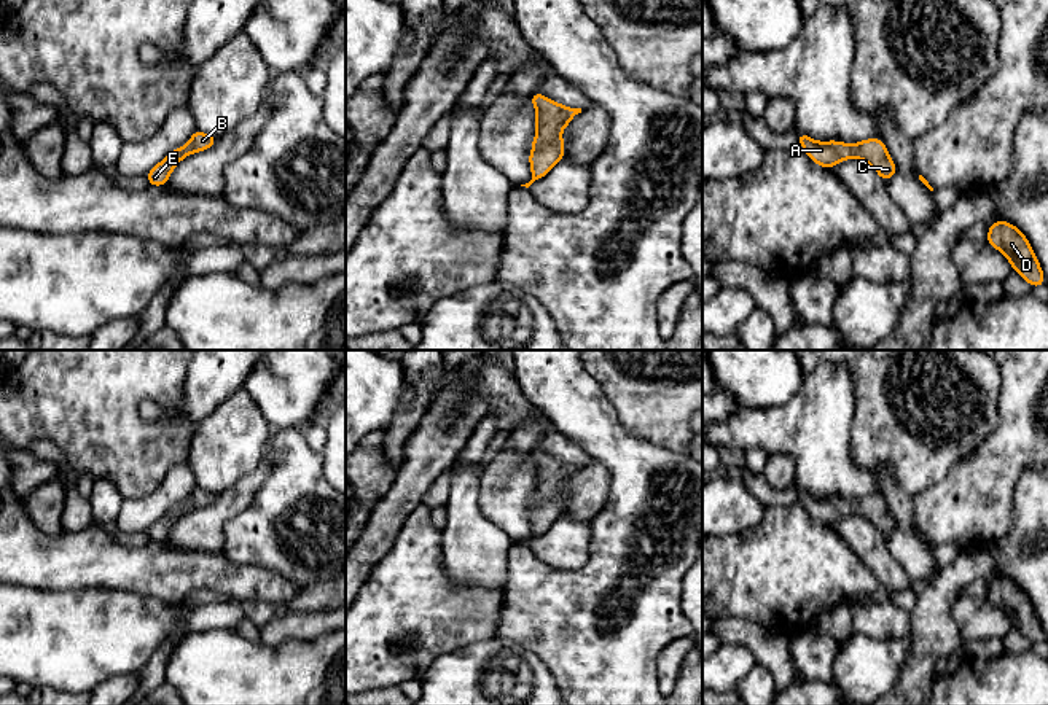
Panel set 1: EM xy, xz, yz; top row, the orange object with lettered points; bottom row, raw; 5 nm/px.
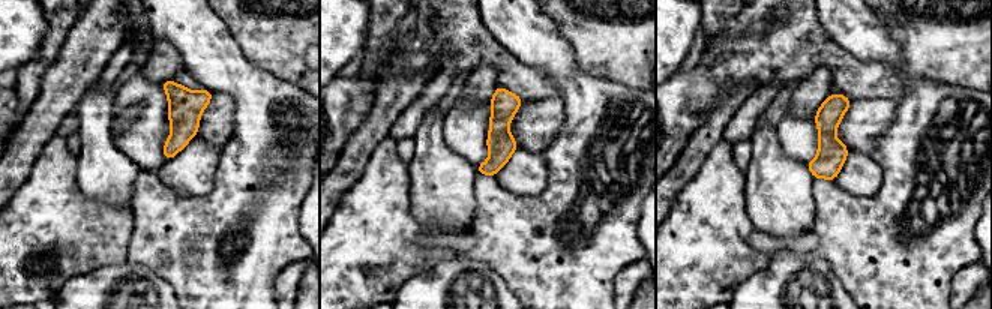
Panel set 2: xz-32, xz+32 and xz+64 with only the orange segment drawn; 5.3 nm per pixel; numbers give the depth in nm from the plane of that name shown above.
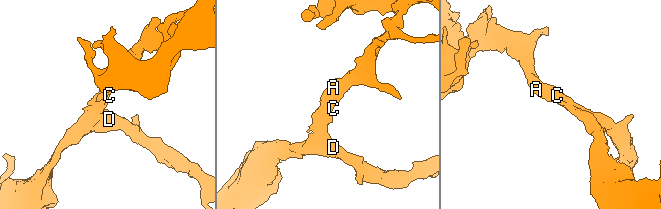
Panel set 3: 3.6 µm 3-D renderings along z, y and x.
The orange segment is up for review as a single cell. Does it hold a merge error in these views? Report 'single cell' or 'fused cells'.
single cell

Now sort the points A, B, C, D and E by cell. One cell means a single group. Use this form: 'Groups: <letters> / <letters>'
Groups: A B C D E

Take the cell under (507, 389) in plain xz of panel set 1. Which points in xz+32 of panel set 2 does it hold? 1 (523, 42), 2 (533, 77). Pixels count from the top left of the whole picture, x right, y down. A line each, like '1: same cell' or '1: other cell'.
1: other cell
2: same cell

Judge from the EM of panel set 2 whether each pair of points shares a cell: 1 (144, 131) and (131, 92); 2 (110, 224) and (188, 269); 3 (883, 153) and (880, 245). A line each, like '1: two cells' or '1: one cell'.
1: one cell
2: two cells
3: one cell

